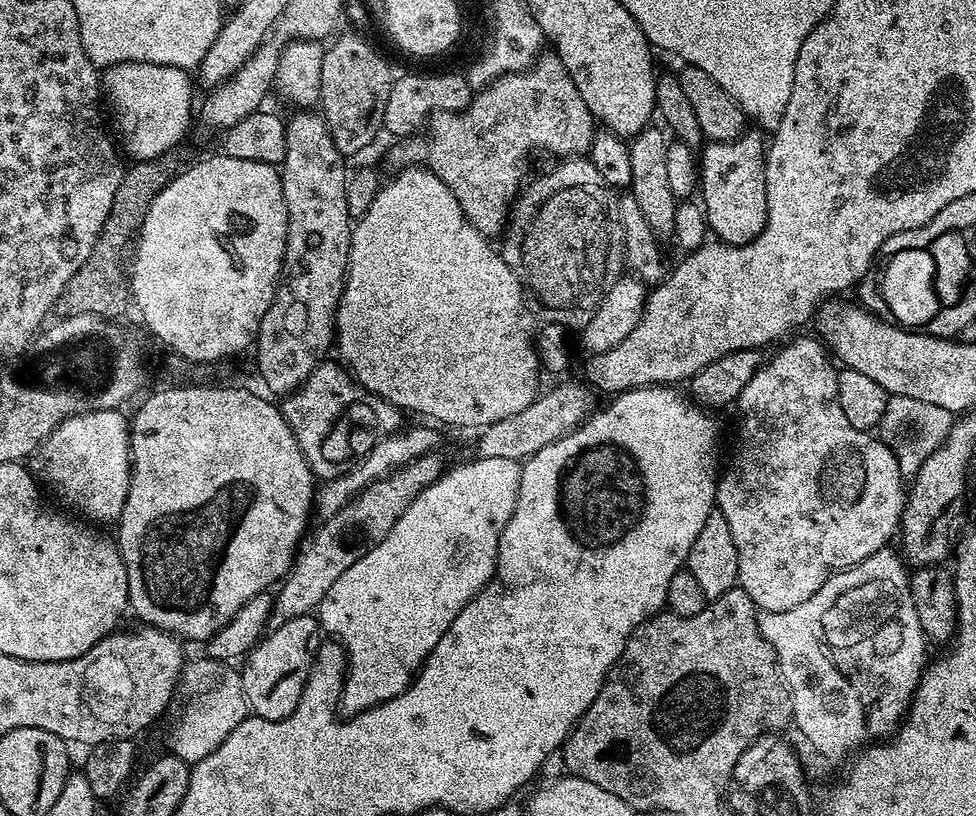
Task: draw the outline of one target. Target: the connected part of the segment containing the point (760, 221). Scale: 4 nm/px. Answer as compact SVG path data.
M745 131L743 136L730 142L705 143L698 156L698 192L704 195L702 207L708 226L711 235L728 246L748 244L758 238L768 221L764 173L766 140L756 132Z

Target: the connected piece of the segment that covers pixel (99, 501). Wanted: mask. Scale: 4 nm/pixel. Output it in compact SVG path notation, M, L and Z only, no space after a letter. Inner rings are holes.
M97 407L66 418L30 457L30 471L37 481L47 491L49 488L61 505L69 504L73 513L81 512L76 514L92 522L119 521L126 502L132 477L132 447L128 445L130 420L122 413Z

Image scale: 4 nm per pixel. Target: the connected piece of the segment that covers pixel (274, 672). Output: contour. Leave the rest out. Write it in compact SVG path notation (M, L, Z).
M315 615L290 618L275 625L248 653L243 661L244 669L238 672L238 679L251 715L261 716L264 720L281 720L294 714L298 698L302 698L308 672L312 669L314 649L318 644L316 632L318 620Z

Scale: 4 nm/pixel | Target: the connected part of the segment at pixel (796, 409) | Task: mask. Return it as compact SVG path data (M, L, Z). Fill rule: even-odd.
M808 336L801 340L791 340L782 346L785 348L765 359L754 378L746 382L746 390L742 390L736 400L734 408L735 411L740 411L740 425L736 428L736 441L732 444L733 456L729 458L725 468L723 465L716 481L715 507L726 518L730 534L734 538L734 546L738 550L739 587L750 594L757 609L765 612L785 612L806 602L806 598L813 596L835 572L853 568L858 562L870 558L870 554L889 547L888 539L897 535L906 499L906 478L900 473L900 463L896 460L895 451L891 447L887 448L882 441L875 440L872 432L863 432L846 422L846 414L842 414L842 406L838 402L837 369L832 368L833 361L825 345L819 339L811 340Z

